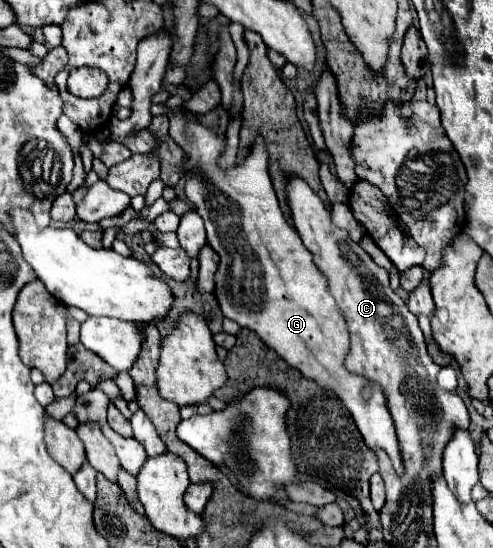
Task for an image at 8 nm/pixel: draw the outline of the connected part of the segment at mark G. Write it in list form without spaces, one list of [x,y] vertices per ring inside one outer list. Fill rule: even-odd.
[[[163,83],[163,91],[169,95],[167,101],[161,105],[167,109],[169,117],[169,135],[171,139],[185,151],[183,159],[183,173],[185,173],[185,197],[193,203],[195,211],[203,217],[205,229],[207,229],[207,245],[217,251],[221,257],[217,281],[215,281],[215,297],[221,305],[221,311],[227,319],[239,323],[241,327],[247,327],[255,331],[263,343],[275,353],[285,359],[291,367],[299,369],[307,379],[317,381],[323,389],[333,391],[343,405],[349,409],[357,429],[361,431],[365,443],[369,449],[383,449],[389,459],[393,461],[393,467],[399,475],[403,475],[405,465],[401,459],[401,449],[397,445],[397,431],[393,427],[391,411],[385,399],[385,389],[379,387],[379,383],[369,383],[369,379],[353,375],[345,369],[345,355],[349,353],[349,329],[345,323],[345,315],[337,311],[335,299],[329,295],[329,285],[325,275],[321,275],[321,269],[313,263],[313,253],[307,251],[303,241],[299,239],[299,233],[289,225],[285,219],[269,171],[267,171],[267,149],[261,135],[255,137],[253,145],[247,149],[247,153],[235,161],[233,167],[221,169],[219,157],[227,149],[227,137],[225,133],[219,135],[215,129],[201,123],[201,115],[189,111],[185,103],[191,99],[193,89],[189,85],[171,85]],[[371,389],[371,397],[365,399],[363,391]]]

